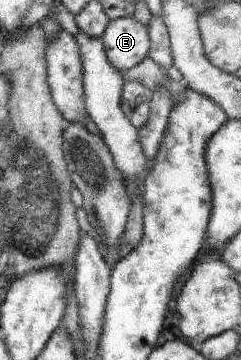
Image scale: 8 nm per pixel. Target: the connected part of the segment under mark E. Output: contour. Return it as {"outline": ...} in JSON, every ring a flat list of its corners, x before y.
{"outline":[[132,17,110,20,101,39,110,63,119,72,144,62,149,54,148,33]]}

